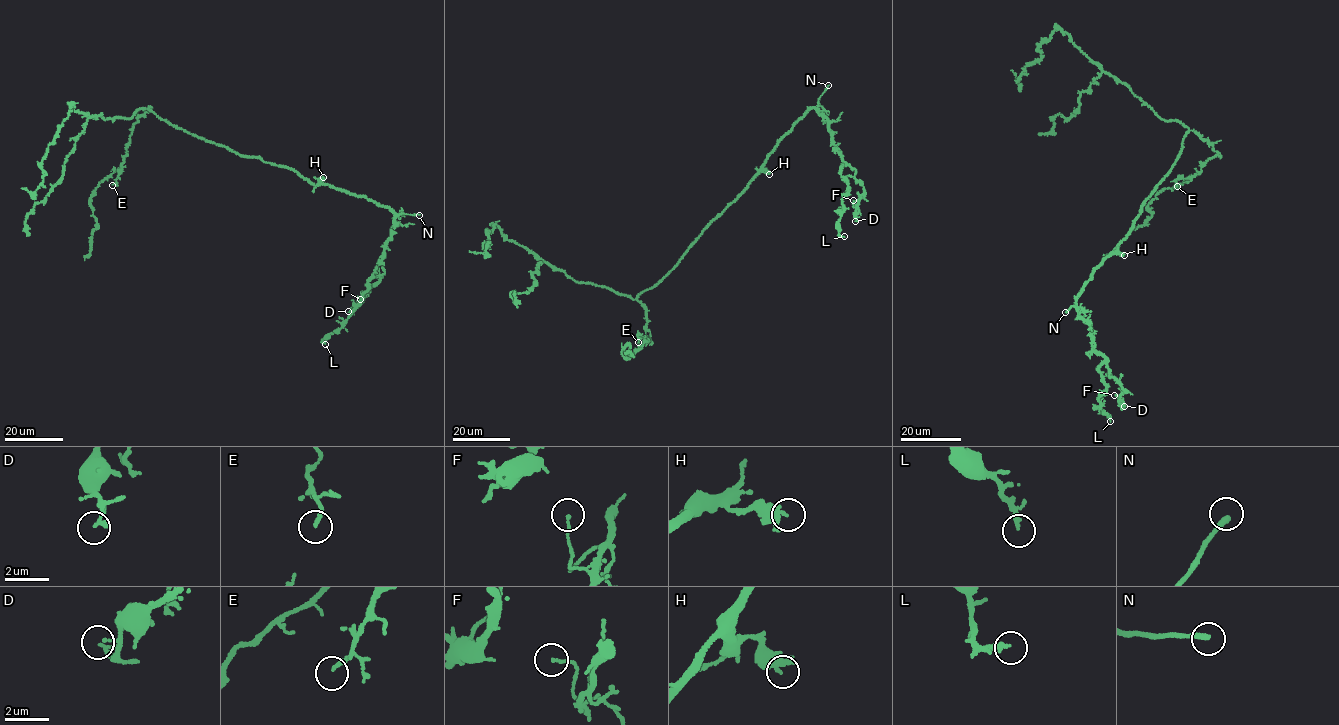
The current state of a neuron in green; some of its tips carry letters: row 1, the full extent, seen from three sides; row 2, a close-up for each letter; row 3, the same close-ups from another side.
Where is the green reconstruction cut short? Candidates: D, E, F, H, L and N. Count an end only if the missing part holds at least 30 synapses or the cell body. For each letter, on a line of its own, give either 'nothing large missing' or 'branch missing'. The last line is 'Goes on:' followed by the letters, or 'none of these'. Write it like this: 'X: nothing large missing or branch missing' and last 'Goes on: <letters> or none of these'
D: nothing large missing
E: branch missing
F: nothing large missing
H: nothing large missing
L: nothing large missing
N: branch missing
Goes on: E, N

